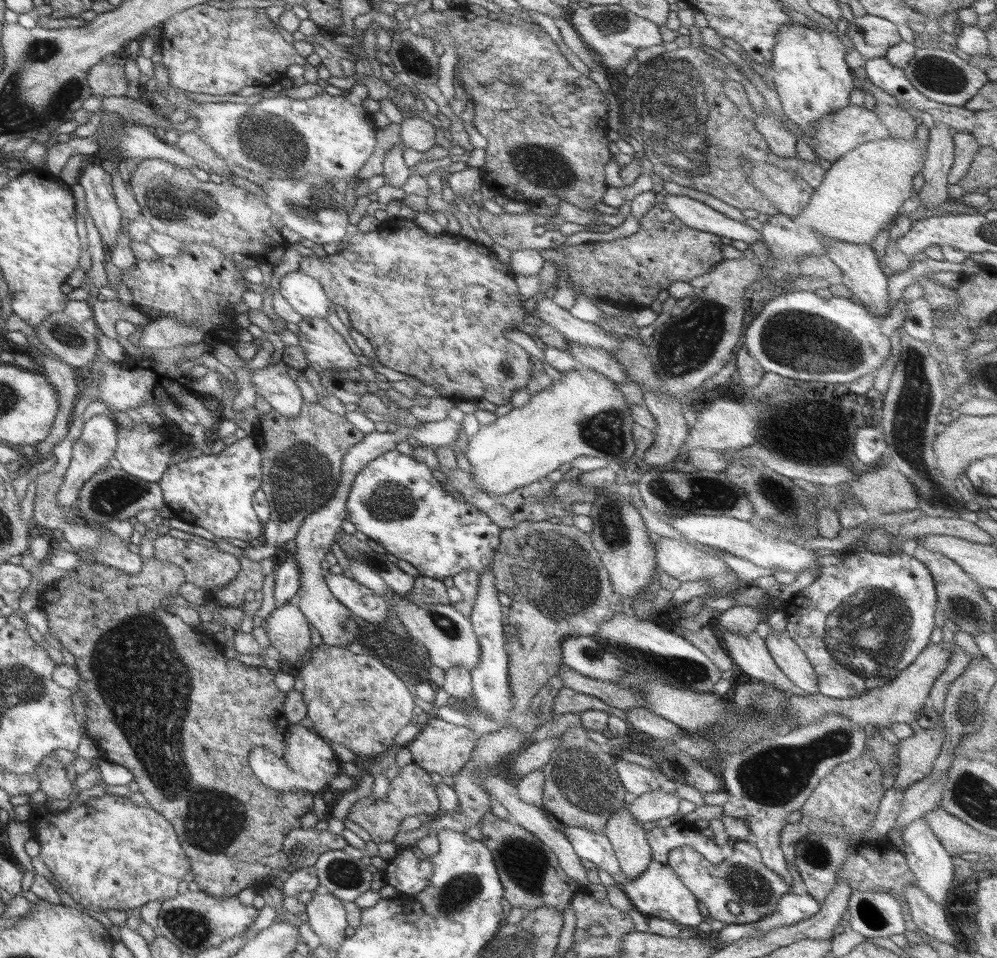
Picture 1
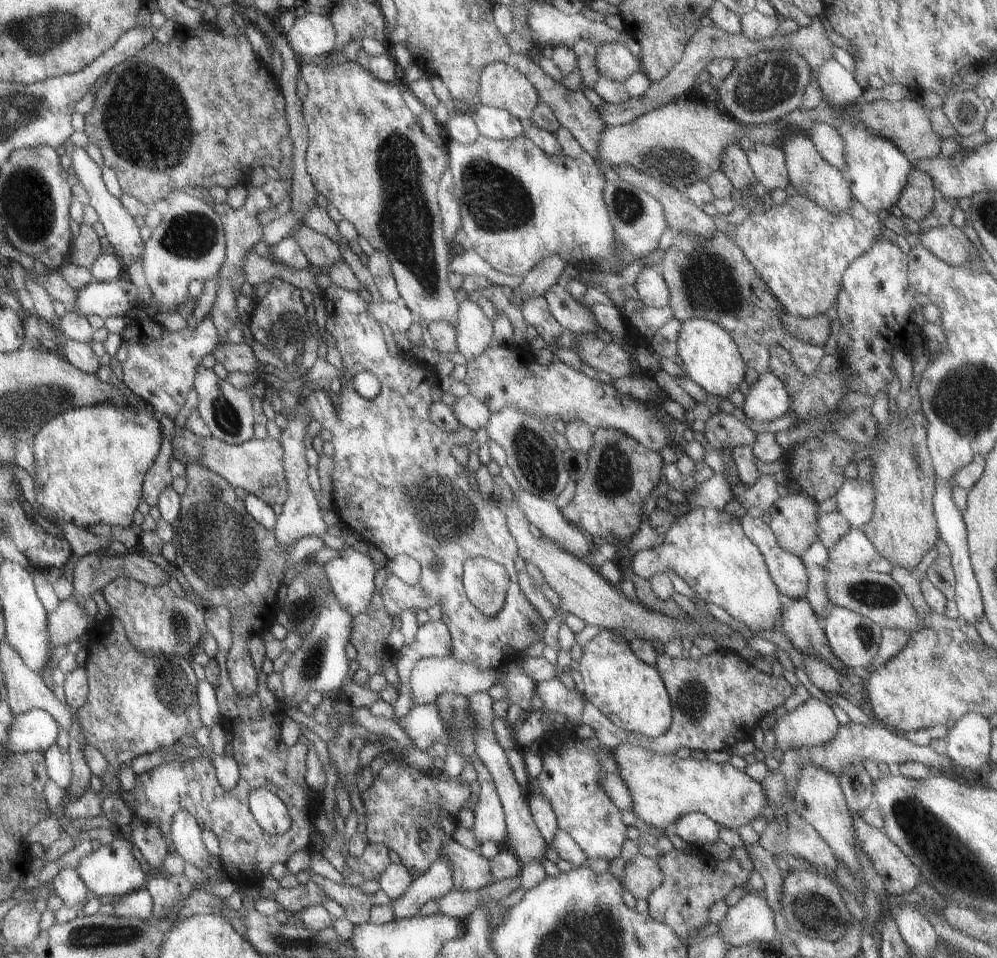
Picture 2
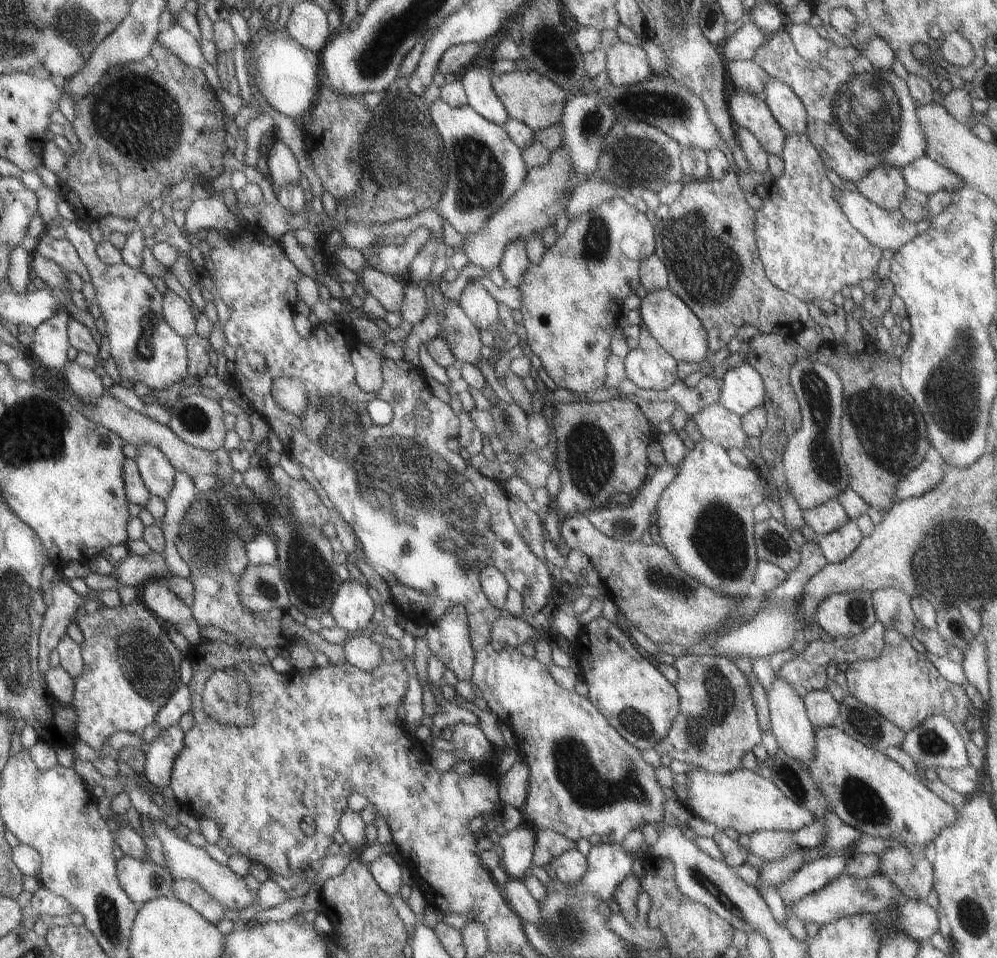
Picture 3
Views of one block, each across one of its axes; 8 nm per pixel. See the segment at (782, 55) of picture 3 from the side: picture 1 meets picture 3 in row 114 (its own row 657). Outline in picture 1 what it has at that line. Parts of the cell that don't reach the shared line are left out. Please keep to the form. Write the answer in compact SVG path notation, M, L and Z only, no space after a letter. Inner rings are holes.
M859 552L841 560L837 566L819 568L819 576L809 586L799 590L791 602L787 602L785 632L789 640L803 650L807 662L813 666L817 674L817 694L835 700L859 698L869 690L889 684L929 646L931 632L935 630L935 610L935 584L921 562L905 556L903 552L897 556Z

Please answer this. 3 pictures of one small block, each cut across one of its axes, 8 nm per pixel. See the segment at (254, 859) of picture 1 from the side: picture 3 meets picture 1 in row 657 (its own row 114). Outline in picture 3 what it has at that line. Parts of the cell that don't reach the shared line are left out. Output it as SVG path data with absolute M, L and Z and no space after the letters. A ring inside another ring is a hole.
M153 42L147 58L111 66L87 96L75 102L75 114L69 124L75 130L79 148L73 154L65 154L51 138L47 138L41 150L41 164L57 176L61 196L73 204L79 202L89 218L99 220L105 216L117 216L133 222L143 204L153 202L163 188L169 192L173 184L183 180L189 164L197 168L199 178L203 180L201 184L211 184L213 178L221 174L221 158L229 150L223 142L223 116L221 104L205 82L203 72L183 64L163 44Z

